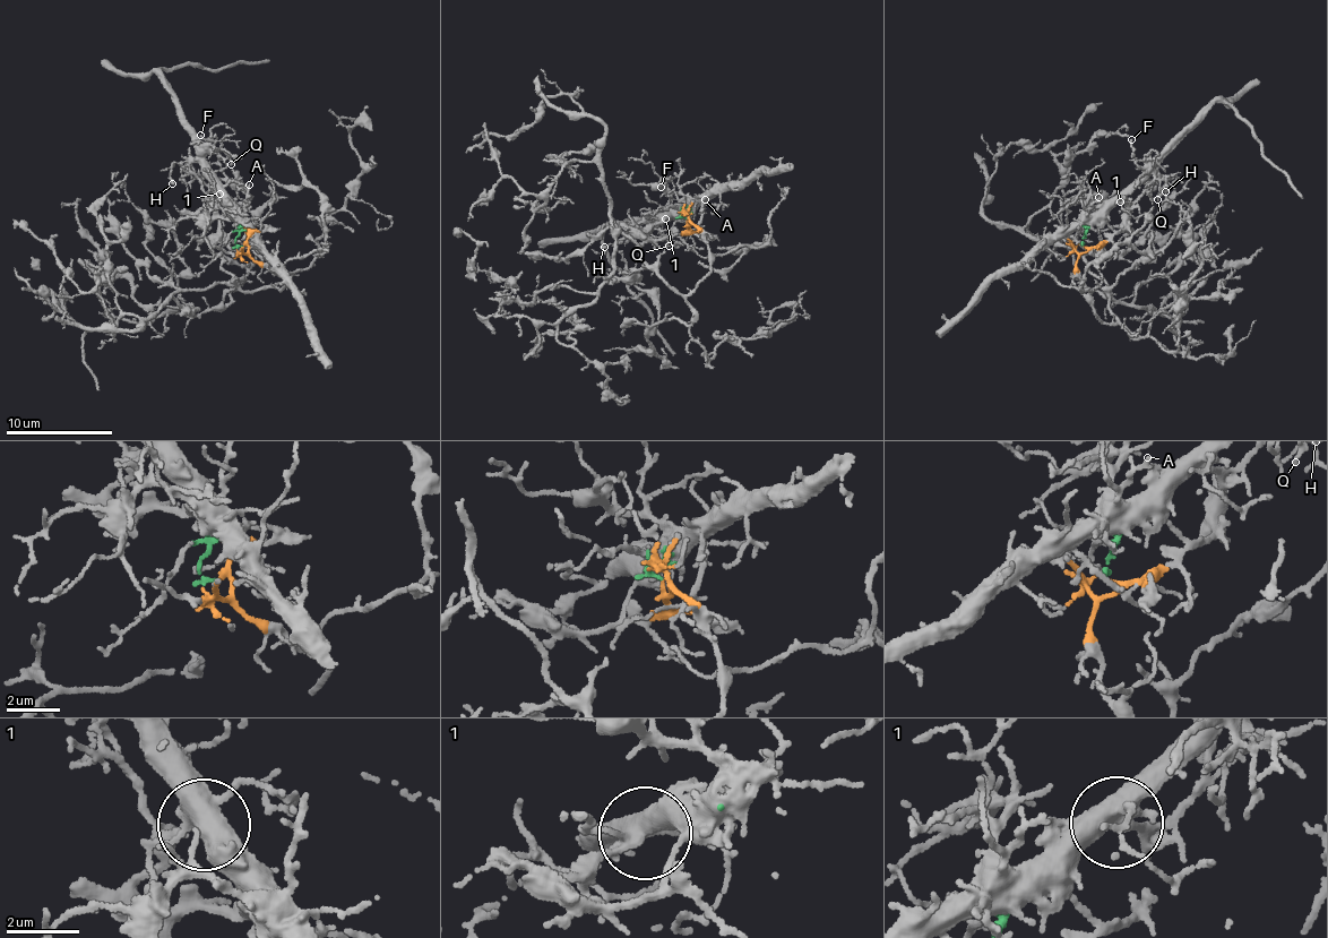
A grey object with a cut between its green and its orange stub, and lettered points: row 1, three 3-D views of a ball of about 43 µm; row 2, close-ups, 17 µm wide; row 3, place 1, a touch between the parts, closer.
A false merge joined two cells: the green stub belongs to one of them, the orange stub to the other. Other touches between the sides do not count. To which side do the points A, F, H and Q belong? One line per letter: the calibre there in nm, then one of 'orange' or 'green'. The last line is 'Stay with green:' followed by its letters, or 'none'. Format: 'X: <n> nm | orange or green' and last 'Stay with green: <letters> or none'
A: 110 nm | green
F: 140 nm | green
H: 170 nm | green
Q: 110 nm | green
Stay with green: A, F, H, Q

